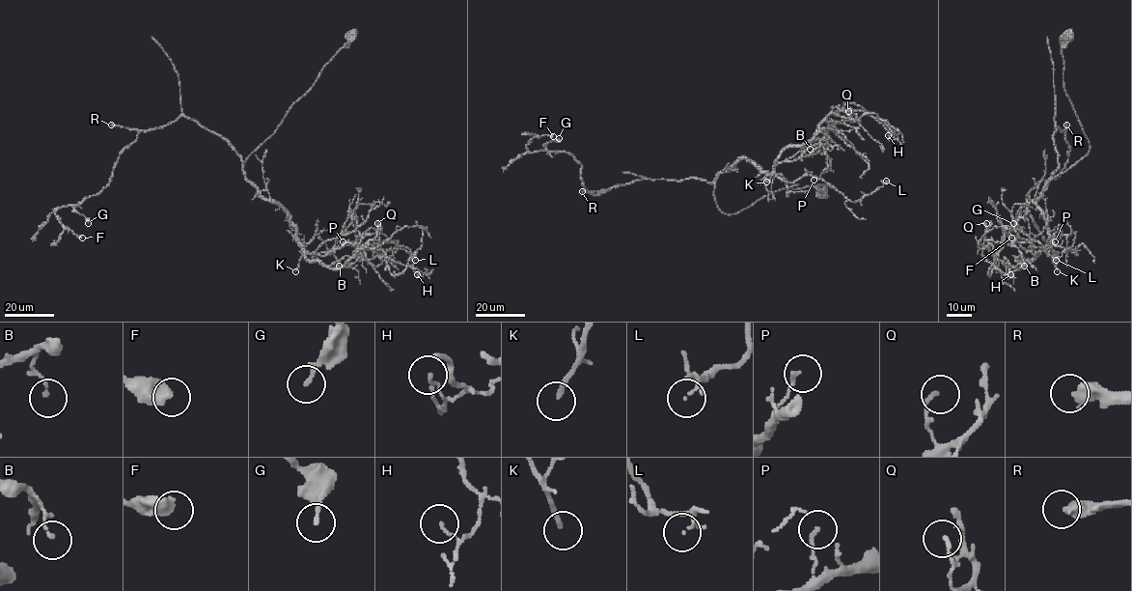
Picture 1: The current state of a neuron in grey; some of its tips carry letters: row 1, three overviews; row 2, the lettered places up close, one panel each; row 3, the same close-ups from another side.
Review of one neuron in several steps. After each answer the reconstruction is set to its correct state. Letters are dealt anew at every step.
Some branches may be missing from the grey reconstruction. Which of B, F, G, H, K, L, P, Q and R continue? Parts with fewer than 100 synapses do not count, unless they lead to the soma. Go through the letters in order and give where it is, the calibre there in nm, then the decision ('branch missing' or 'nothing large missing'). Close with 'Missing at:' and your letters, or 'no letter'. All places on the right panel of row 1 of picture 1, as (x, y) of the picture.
B: at (1024, 266); 130 nm thick; nothing large missing
F: at (1011, 238); 550 nm thick; nothing large missing
G: at (1013, 223); 170 nm thick; nothing large missing
H: at (1010, 274); 120 nm thick; nothing large missing
K: at (1057, 271); 190 nm thick; nothing large missing
L: at (1056, 260); 60 nm thick; nothing large missing
P: at (1055, 241); 140 nm thick; nothing large missing
Q: at (986, 223); 140 nm thick; nothing large missing
R: at (1066, 125); 480 nm thick; branch missing
Missing at: R

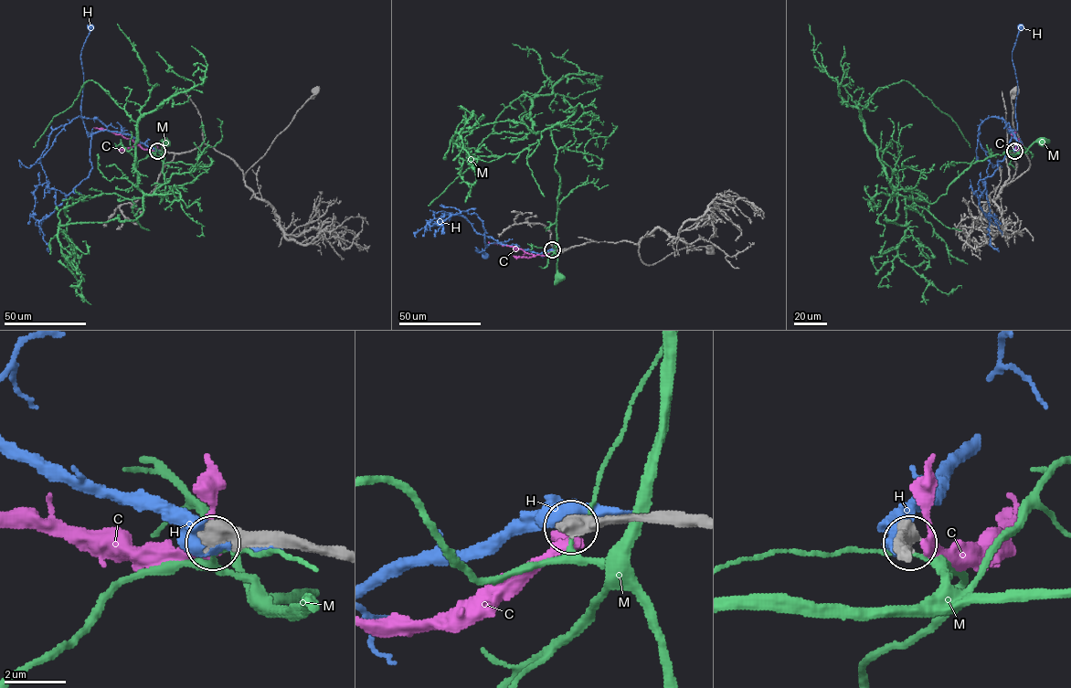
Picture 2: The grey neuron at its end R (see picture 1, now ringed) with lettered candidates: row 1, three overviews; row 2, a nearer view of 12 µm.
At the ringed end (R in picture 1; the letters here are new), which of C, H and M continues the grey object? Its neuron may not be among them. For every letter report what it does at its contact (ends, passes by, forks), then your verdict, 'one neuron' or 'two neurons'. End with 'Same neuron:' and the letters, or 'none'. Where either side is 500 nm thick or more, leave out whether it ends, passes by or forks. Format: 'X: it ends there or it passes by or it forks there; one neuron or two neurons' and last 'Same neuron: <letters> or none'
C: two neurons
H: two neurons
M: two neurons
Same neuron: none

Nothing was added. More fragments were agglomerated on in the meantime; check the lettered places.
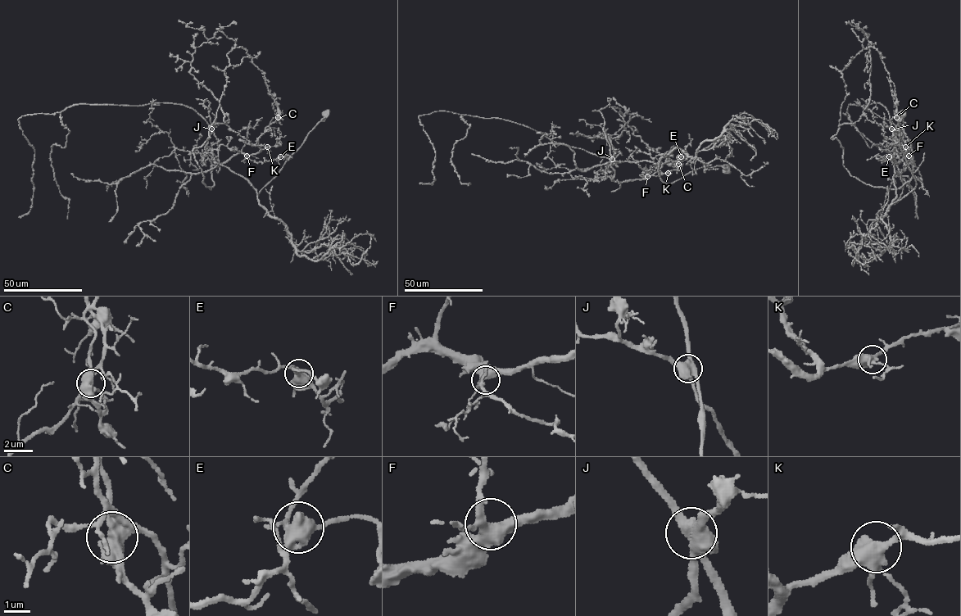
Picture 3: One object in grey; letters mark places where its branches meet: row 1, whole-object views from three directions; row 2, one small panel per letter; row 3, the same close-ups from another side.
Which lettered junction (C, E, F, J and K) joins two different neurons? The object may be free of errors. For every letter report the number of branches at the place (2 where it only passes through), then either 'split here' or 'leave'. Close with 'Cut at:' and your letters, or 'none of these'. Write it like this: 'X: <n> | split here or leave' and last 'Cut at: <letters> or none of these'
C: 4 | leave
E: 4 | leave
F: 4 | leave
J: 4 | split here
K: 4 | leave
Cut at: J

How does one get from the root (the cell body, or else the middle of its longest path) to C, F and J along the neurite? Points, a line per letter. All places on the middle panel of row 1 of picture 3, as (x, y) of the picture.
C: (727, 170), (665, 183), (659, 160), (621, 161), (605, 174), (644, 178), (678, 164)
F: (727, 170), (701, 167), (665, 183), (659, 160), (618, 161), (605, 174), (617, 182), (647, 176)
J: (727, 170), (723, 165), (701, 167), (665, 183), (659, 174), (659, 160), (655, 164), (612, 159)

